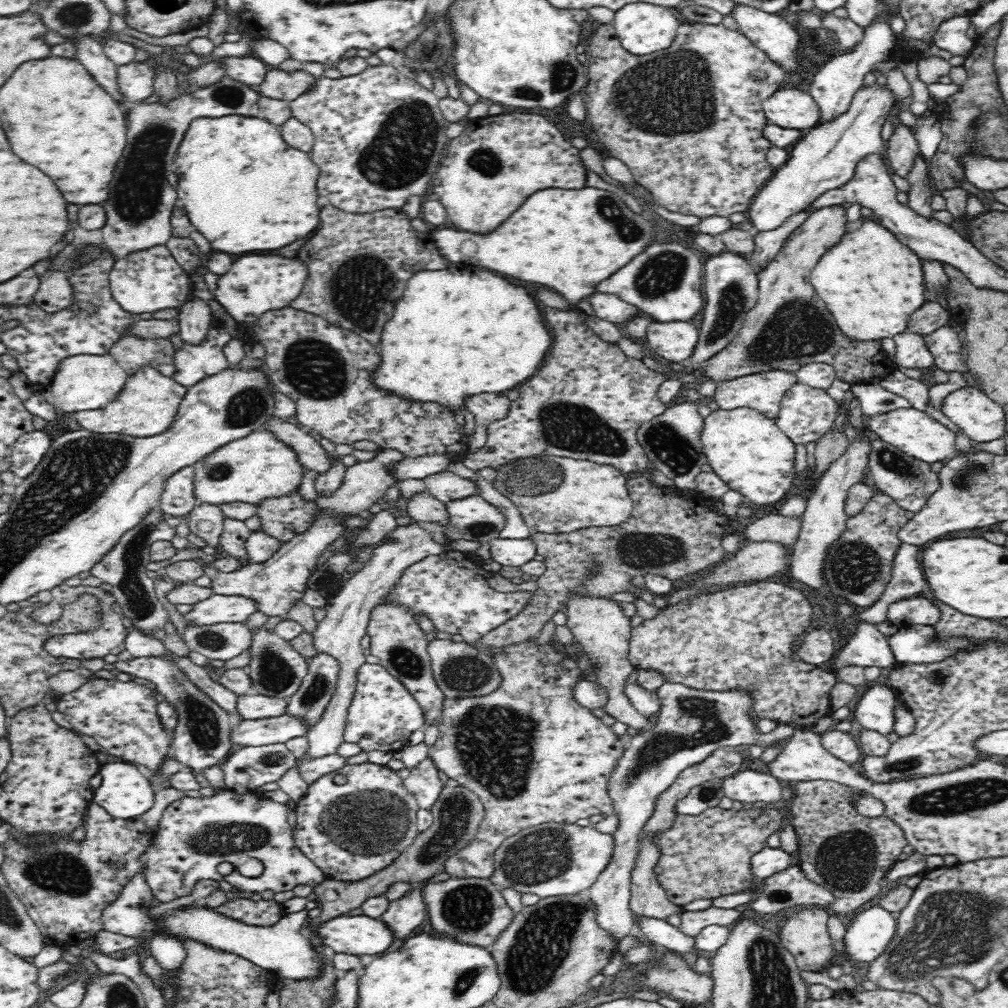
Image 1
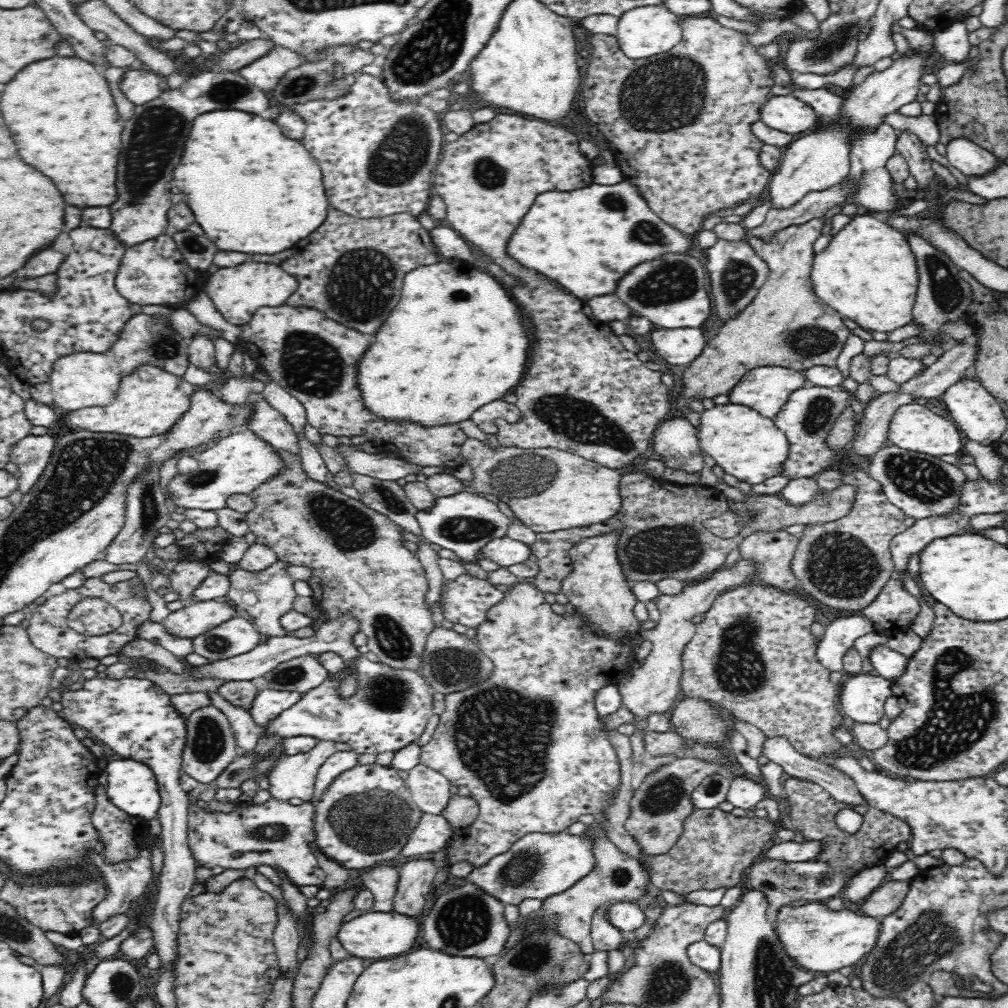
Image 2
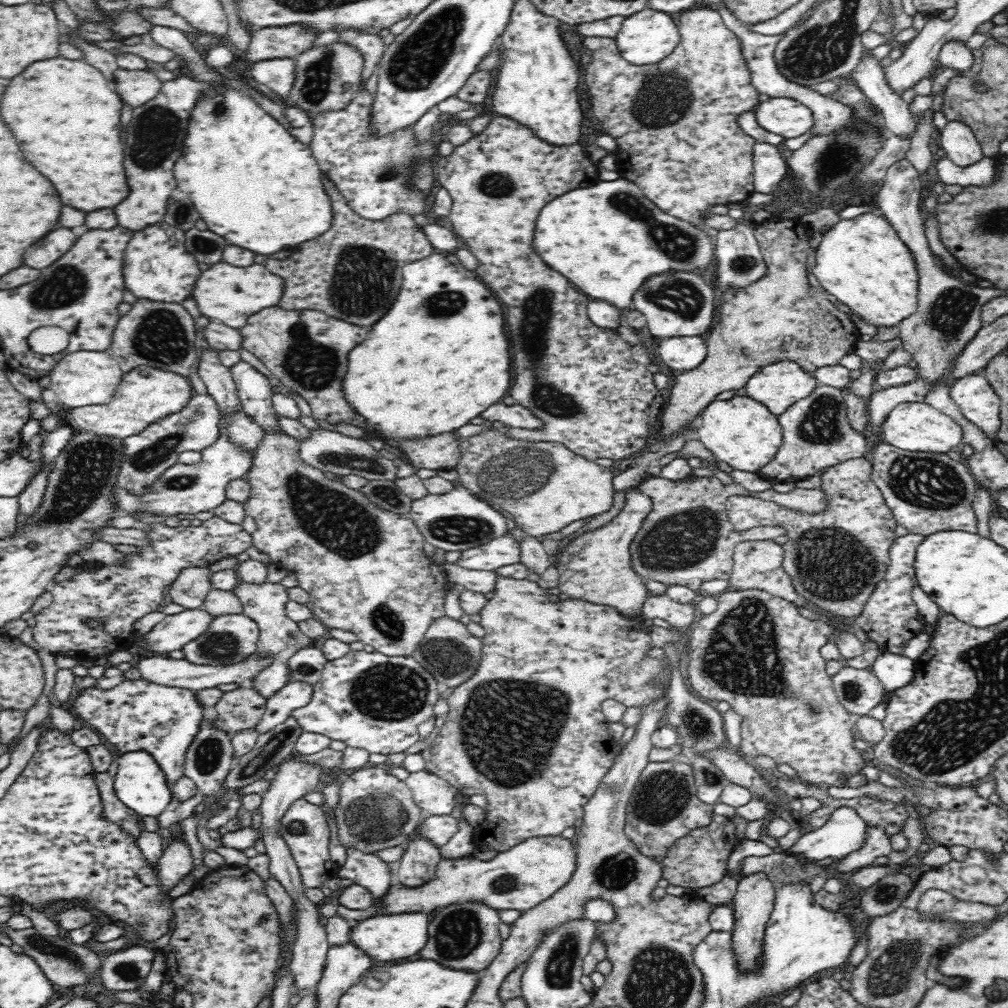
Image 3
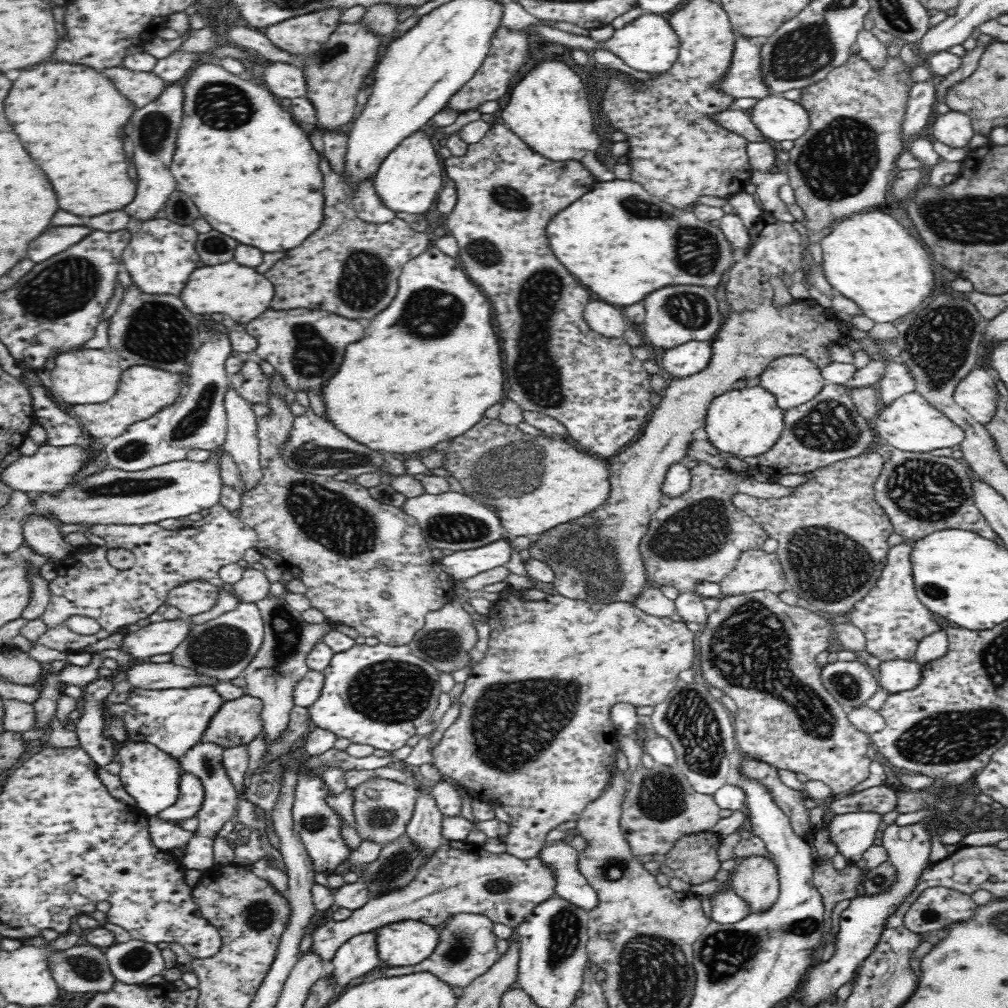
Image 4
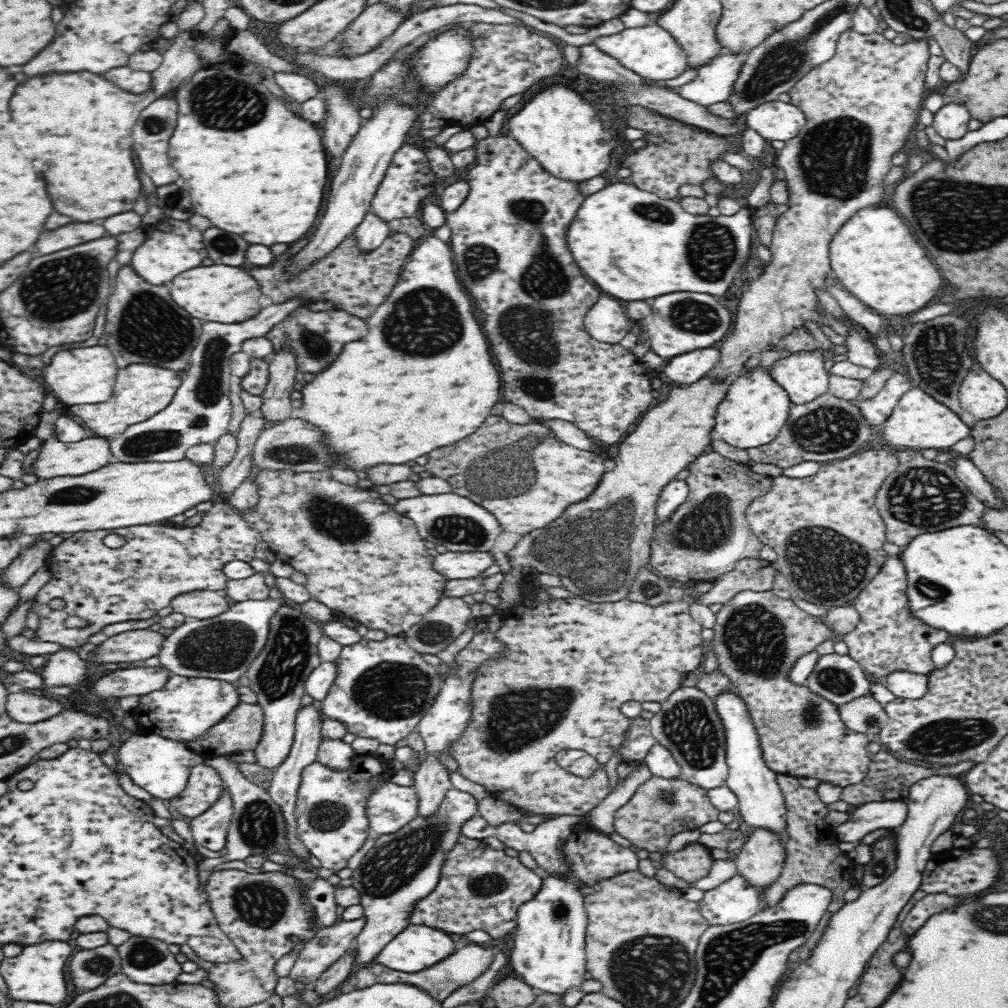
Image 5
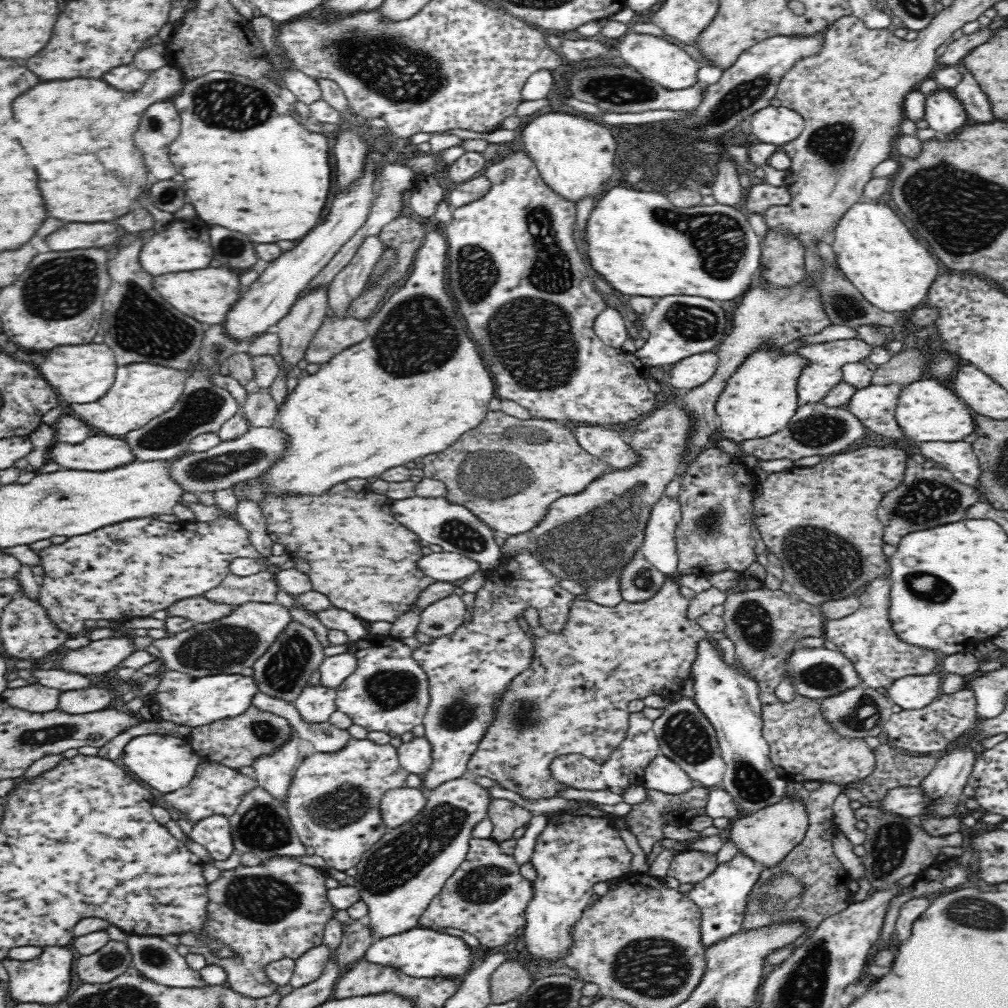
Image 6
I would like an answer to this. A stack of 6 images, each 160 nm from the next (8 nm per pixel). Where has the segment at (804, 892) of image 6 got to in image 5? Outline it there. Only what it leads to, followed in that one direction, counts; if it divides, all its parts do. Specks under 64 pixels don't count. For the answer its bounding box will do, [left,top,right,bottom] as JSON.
[759,774,859,962]

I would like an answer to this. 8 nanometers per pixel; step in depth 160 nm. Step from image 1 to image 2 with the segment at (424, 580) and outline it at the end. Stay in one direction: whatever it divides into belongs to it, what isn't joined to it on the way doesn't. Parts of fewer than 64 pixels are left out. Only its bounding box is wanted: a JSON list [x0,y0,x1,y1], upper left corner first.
[443,573,504,628]

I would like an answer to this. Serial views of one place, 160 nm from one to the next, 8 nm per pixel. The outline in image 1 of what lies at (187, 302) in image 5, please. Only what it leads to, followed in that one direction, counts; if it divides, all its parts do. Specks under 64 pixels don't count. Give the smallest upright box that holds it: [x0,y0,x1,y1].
[212,256,306,325]

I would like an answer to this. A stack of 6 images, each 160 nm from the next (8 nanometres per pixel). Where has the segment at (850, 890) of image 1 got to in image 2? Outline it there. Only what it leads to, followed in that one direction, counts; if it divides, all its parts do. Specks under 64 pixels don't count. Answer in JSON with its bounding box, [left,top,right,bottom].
[783,777,913,874]

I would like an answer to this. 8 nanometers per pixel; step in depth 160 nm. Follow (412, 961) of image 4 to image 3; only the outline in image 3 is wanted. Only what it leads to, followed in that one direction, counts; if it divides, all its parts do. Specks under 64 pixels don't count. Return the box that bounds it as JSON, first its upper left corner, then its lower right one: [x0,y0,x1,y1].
[351,913,429,961]

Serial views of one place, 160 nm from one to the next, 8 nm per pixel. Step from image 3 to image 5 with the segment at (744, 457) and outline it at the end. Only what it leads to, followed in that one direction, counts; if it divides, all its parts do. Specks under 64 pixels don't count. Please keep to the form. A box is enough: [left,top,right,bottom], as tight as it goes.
[713,364,792,449]

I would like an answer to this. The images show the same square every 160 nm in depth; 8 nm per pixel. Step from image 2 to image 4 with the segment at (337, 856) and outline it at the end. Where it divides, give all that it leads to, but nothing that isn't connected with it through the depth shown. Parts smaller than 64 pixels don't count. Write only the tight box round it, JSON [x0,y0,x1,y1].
[354,778,418,845]

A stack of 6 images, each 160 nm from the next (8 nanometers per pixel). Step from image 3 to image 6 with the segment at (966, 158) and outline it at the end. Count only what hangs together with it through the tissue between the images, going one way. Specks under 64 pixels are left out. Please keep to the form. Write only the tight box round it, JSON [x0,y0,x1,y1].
[923,88,969,137]

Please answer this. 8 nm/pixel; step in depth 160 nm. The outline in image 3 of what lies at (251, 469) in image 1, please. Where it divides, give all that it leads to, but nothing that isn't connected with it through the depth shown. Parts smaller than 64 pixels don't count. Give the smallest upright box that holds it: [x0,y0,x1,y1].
[112,436,252,516]

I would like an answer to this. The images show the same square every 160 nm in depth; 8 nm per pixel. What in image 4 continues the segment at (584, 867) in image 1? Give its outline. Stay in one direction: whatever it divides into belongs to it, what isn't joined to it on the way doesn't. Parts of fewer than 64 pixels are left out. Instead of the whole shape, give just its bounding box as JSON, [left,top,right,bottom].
[309,838,556,967]

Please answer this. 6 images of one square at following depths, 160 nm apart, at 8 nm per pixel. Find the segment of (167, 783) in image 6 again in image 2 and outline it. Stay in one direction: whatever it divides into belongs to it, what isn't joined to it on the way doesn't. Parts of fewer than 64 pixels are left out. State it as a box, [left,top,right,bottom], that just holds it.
[106,759,161,821]

